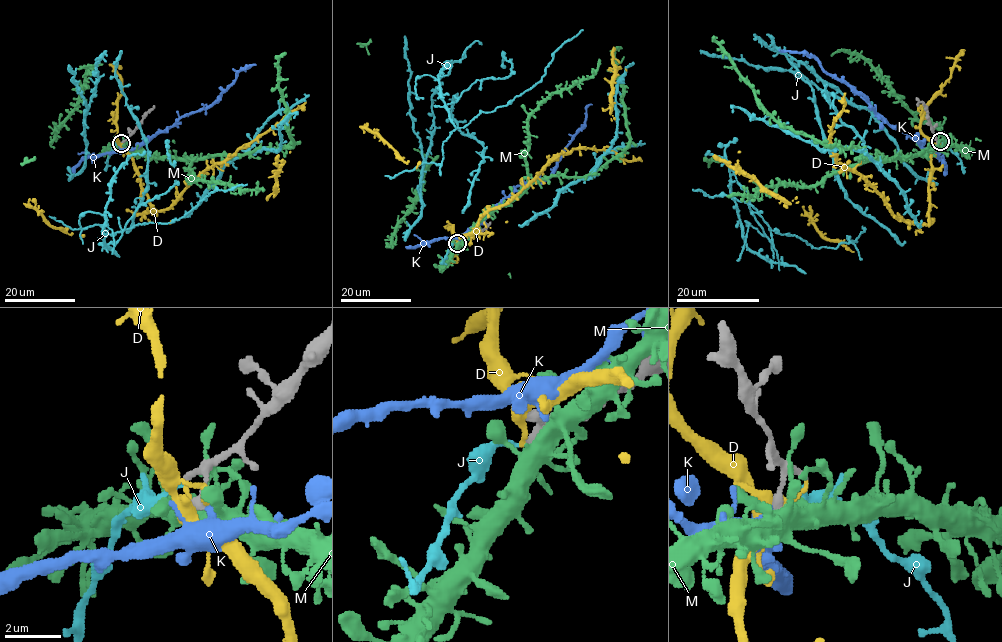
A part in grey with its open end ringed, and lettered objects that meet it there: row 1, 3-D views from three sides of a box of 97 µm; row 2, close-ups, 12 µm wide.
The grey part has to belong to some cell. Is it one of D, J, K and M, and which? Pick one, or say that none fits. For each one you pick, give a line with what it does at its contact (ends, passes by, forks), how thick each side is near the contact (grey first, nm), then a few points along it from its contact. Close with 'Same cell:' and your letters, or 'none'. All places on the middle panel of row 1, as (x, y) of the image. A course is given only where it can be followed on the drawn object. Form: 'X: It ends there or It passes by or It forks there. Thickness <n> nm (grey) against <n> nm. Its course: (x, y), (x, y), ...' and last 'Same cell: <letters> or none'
J: It ends there. Thickness 190 nm (grey) against 170 nm
Same cell: J

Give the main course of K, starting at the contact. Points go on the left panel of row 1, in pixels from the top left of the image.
K: (123, 146), (126, 149), (139, 147), (151, 136), (165, 132), (179, 118), (210, 107), (240, 70), (255, 64)

